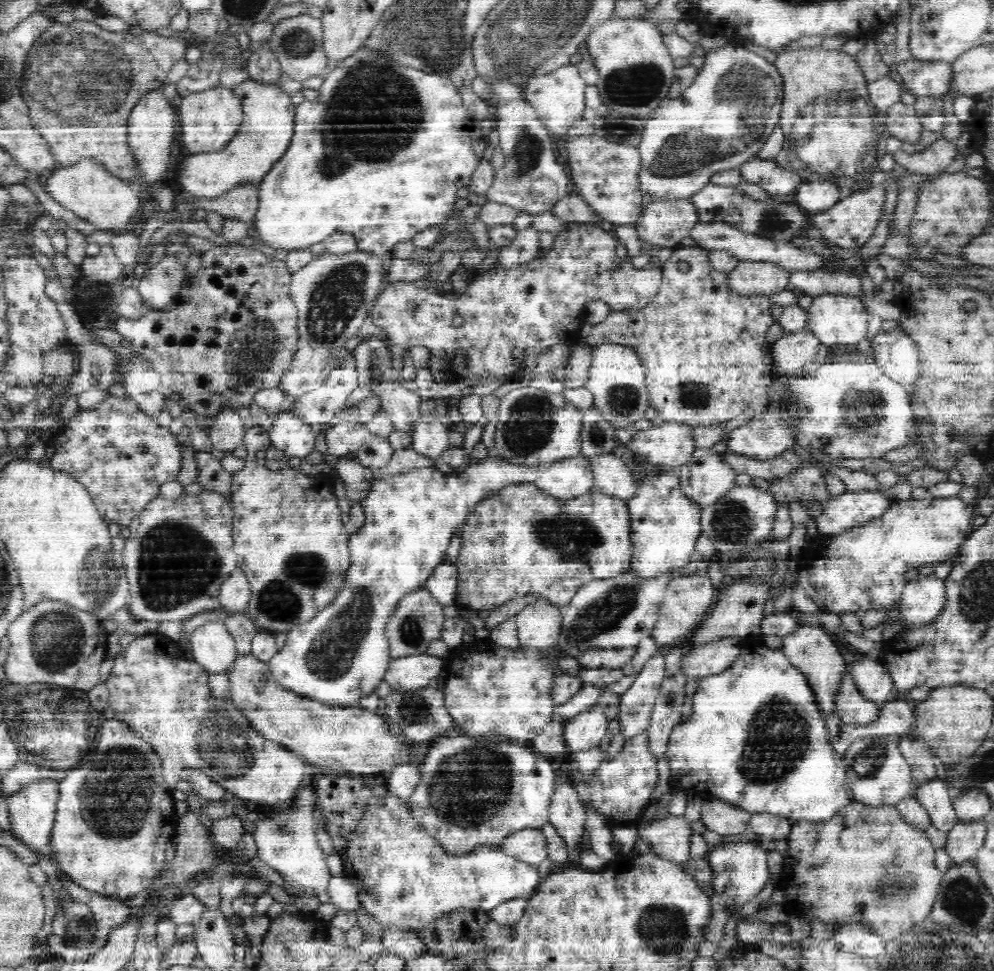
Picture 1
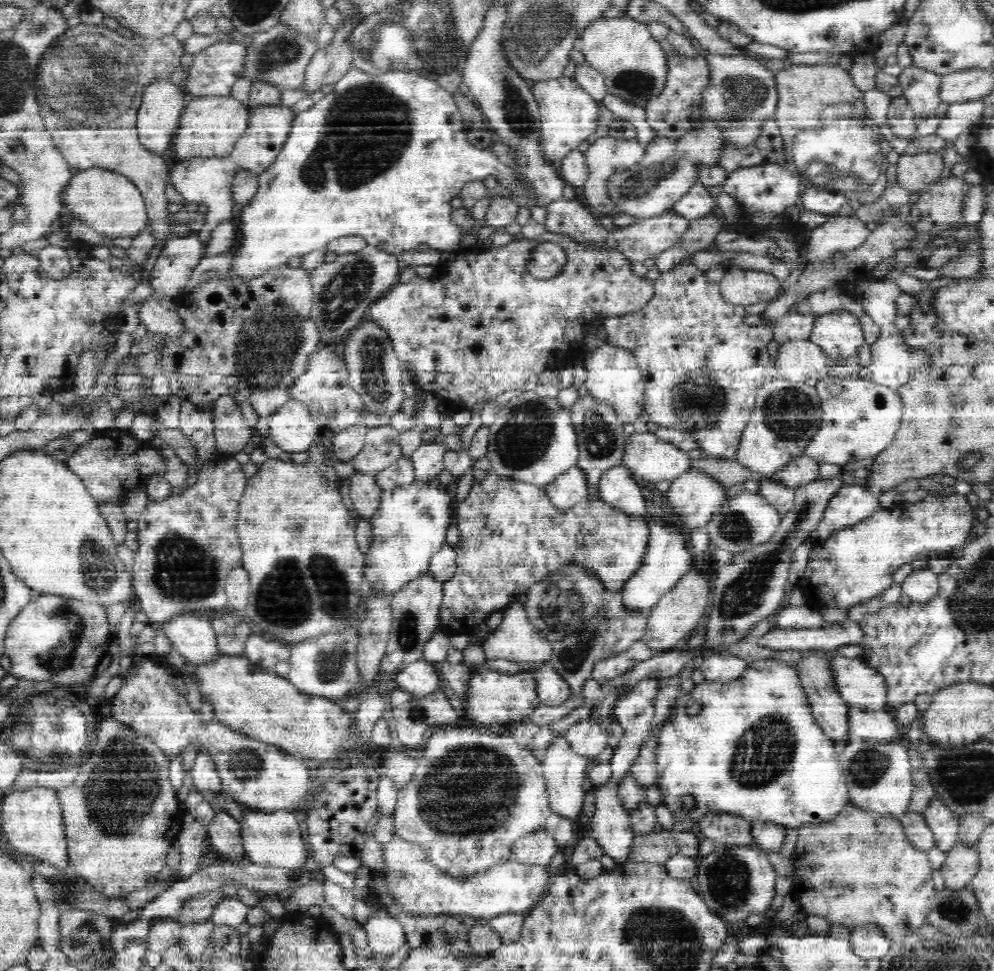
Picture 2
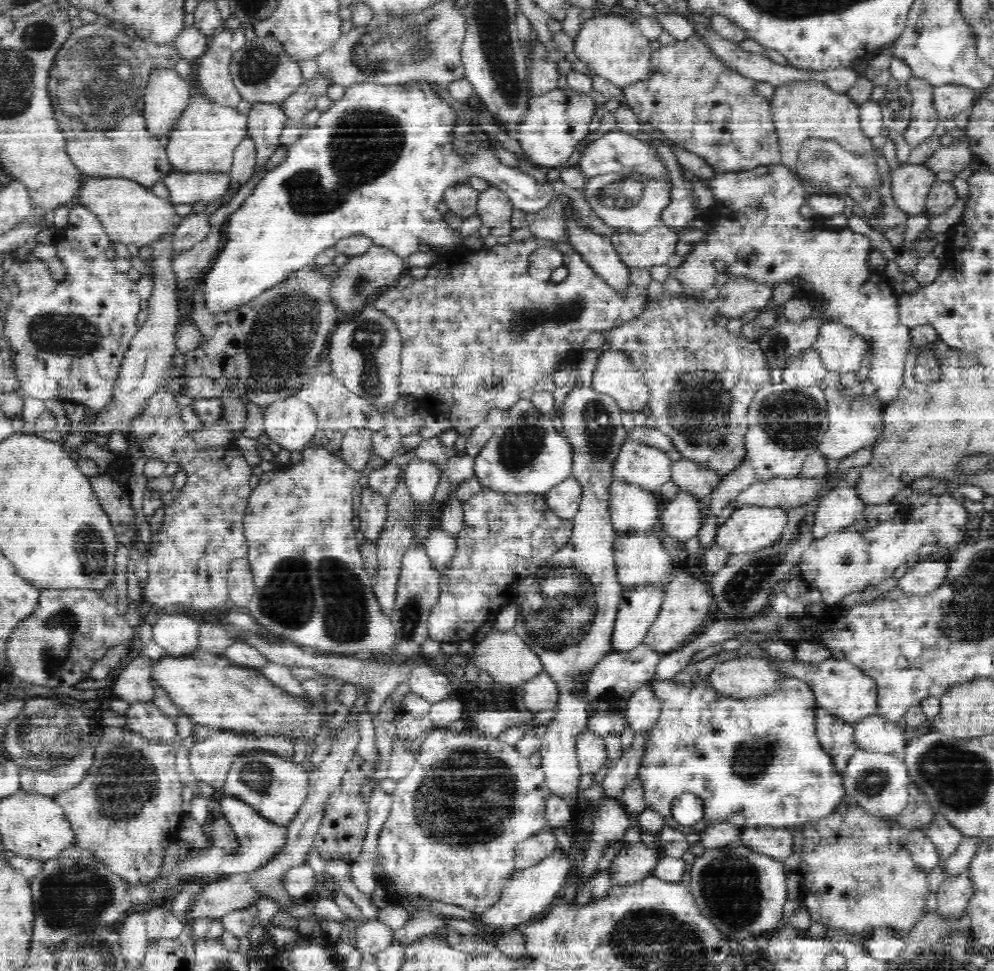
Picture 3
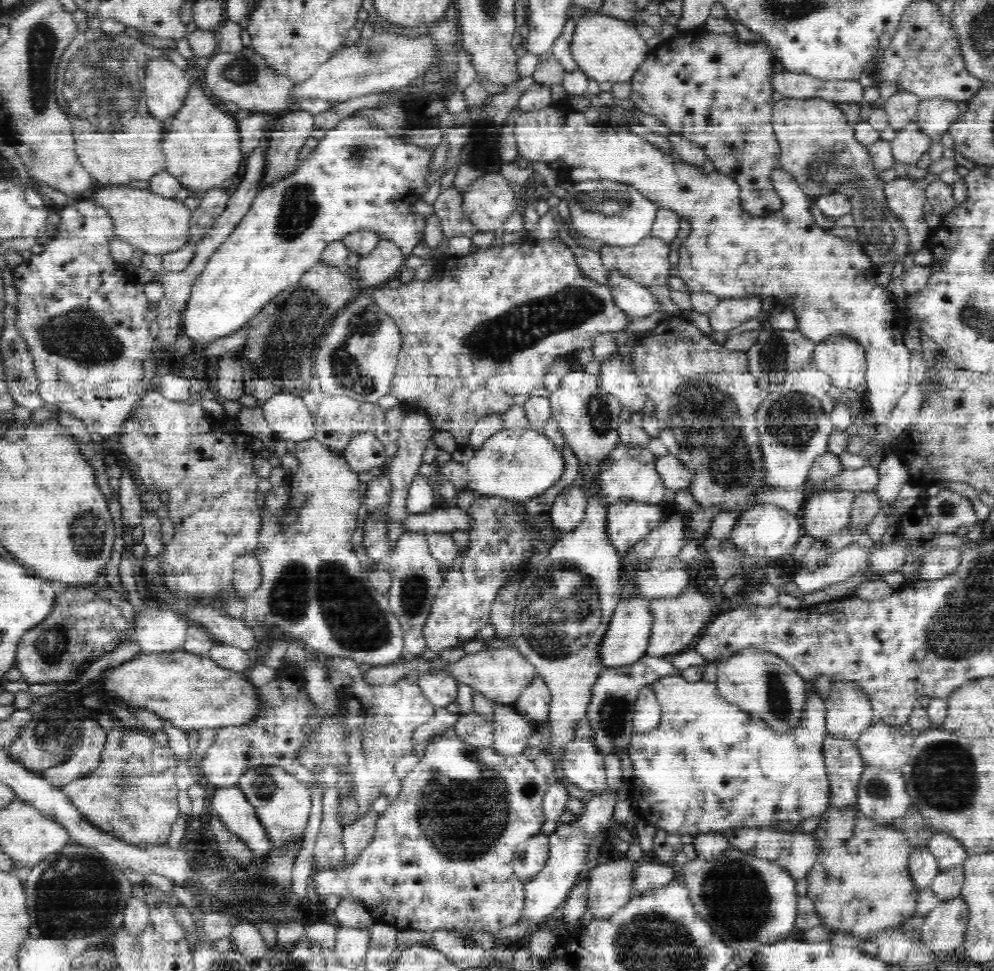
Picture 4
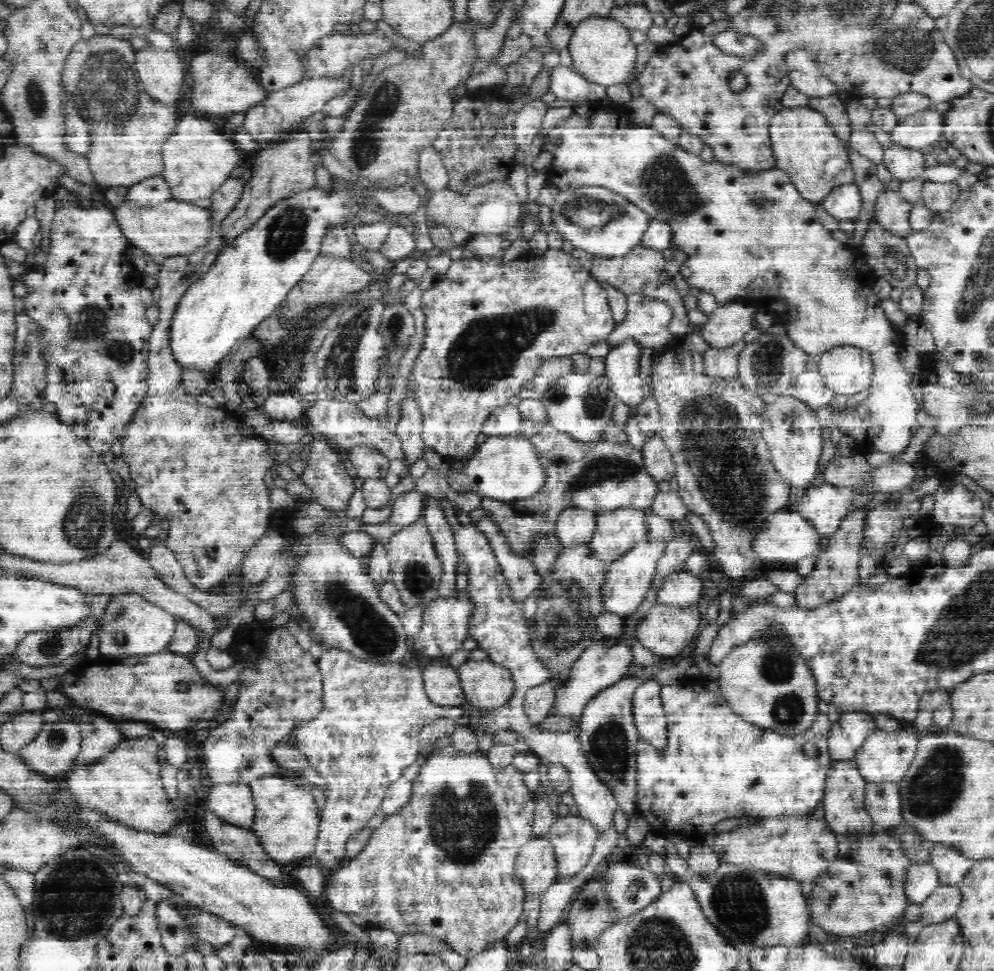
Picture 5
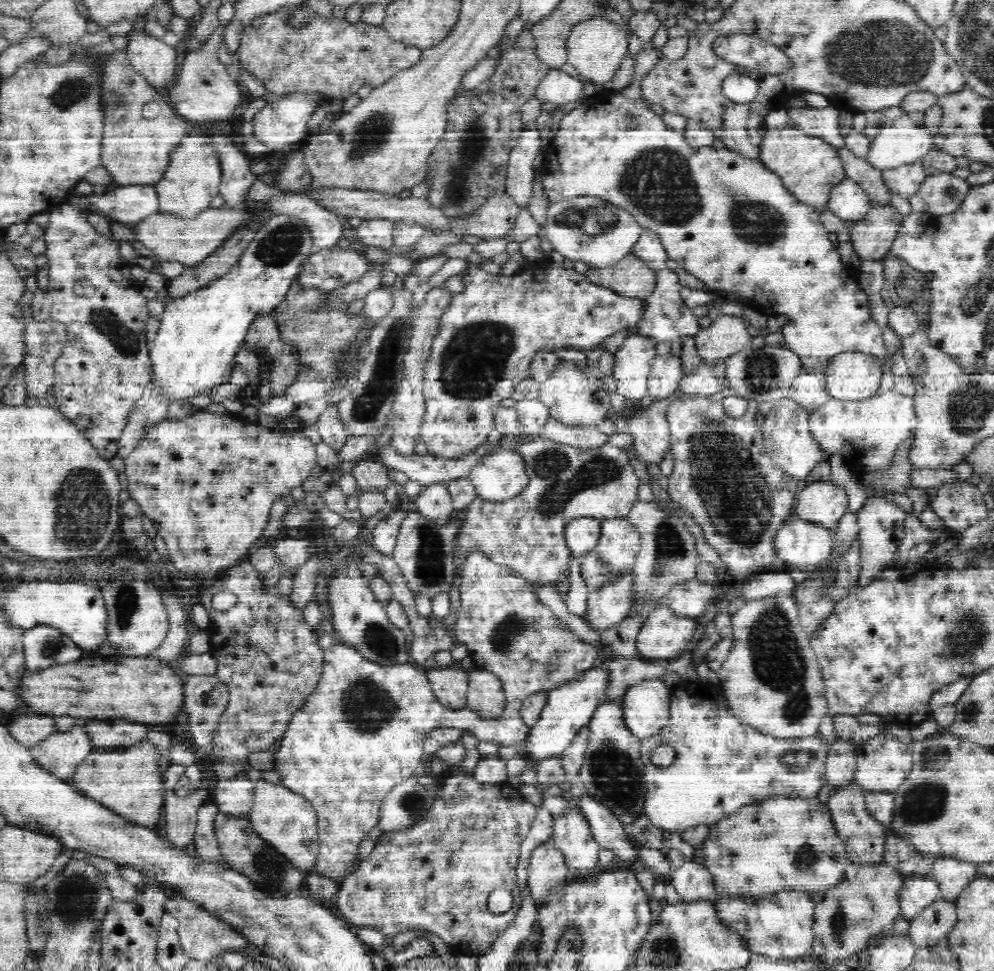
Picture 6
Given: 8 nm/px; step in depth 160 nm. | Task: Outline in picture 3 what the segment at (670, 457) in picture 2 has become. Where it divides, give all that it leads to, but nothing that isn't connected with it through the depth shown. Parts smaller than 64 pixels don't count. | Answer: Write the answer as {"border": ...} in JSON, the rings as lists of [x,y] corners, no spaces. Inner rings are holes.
{"border":[[[629,439],[616,459],[613,476],[654,491],[671,480],[674,464],[666,451]]]}

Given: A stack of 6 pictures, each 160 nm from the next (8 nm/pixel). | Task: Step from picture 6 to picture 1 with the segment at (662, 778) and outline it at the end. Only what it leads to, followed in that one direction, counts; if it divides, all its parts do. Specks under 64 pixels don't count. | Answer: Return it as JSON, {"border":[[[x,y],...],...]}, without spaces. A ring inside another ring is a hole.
{"border":[[[759,631],[736,638],[737,654],[732,658],[732,662],[724,670],[698,681],[698,687],[693,695],[693,713],[689,719],[674,727],[667,744],[666,754],[672,770],[672,787],[691,790],[703,795],[705,799],[710,797],[722,798],[724,801],[741,807],[751,814],[766,812],[792,821],[828,821],[828,818],[832,818],[832,814],[836,814],[836,810],[840,806],[848,806],[850,802],[856,800],[854,792],[850,790],[850,786],[846,782],[848,772],[846,772],[844,766],[843,756],[836,753],[832,748],[826,713],[823,712],[823,707],[819,705],[818,694],[815,693],[814,686],[811,686],[810,678],[790,661],[782,648],[772,649],[764,645],[763,637],[764,634]]]}

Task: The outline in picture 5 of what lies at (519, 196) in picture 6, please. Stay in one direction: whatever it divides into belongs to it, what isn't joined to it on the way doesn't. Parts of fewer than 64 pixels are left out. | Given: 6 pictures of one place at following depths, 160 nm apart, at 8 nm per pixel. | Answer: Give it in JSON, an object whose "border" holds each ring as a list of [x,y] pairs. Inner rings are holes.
{"border":[[[540,97],[524,102],[518,112],[518,116],[516,116],[516,126],[514,126],[519,146],[523,147],[524,144],[528,146],[532,143],[534,136],[538,134],[538,130],[542,126],[542,120],[544,120],[544,115],[548,110],[548,104],[542,102]]]}

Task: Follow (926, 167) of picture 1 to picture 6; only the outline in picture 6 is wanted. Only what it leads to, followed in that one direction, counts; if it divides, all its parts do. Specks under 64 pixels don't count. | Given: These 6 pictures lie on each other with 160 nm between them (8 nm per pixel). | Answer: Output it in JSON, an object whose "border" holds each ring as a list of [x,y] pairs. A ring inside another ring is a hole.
{"border":[[[877,204],[850,226],[851,243],[863,261],[880,261],[903,228],[902,214],[892,205]]]}

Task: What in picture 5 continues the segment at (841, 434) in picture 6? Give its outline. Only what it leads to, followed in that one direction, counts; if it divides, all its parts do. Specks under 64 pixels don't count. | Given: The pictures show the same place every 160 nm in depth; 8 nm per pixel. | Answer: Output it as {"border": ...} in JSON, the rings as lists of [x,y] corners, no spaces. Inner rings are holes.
{"border":[[[601,108],[597,113],[589,117],[582,117],[576,113],[572,113],[567,118],[558,121],[554,128],[550,128],[546,134],[542,134],[541,136],[536,134],[532,143],[539,139],[541,139],[539,147],[540,152],[550,152],[553,156],[553,163],[546,172],[547,181],[552,182],[562,190],[580,188],[580,186],[584,186],[584,184],[607,186],[614,190],[614,192],[619,192],[632,202],[635,202],[637,206],[645,210],[652,219],[663,218],[667,220],[673,232],[671,248],[677,247],[679,250],[682,250],[682,252],[685,252],[689,258],[686,268],[682,268],[682,276],[690,287],[696,287],[699,290],[711,292],[718,300],[718,303],[721,304],[730,301],[742,301],[746,303],[746,300],[748,300],[748,304],[750,304],[750,300],[758,300],[758,298],[782,300],[782,302],[786,302],[788,306],[794,306],[794,308],[798,306],[798,316],[808,316],[808,314],[812,316],[812,314],[820,312],[818,308],[824,306],[824,310],[826,310],[826,316],[824,316],[824,318],[816,318],[816,322],[812,322],[812,320],[794,320],[794,334],[788,333],[788,337],[790,337],[802,351],[810,352],[810,354],[814,354],[814,356],[818,356],[818,354],[824,353],[826,350],[831,350],[834,346],[858,346],[870,353],[871,360],[873,361],[873,378],[869,387],[866,388],[868,390],[867,398],[857,406],[855,411],[846,410],[845,415],[834,417],[834,413],[832,413],[832,408],[830,406],[817,409],[821,425],[831,428],[835,422],[839,422],[839,430],[841,430],[843,434],[844,432],[850,432],[850,435],[854,435],[854,437],[858,439],[857,455],[859,456],[875,451],[887,453],[889,456],[897,456],[904,453],[906,448],[910,446],[911,433],[909,431],[915,421],[914,416],[916,416],[918,407],[916,399],[913,397],[912,390],[910,389],[912,376],[906,372],[906,368],[904,368],[904,364],[902,364],[902,358],[900,358],[900,352],[904,350],[903,336],[901,331],[886,318],[886,314],[884,314],[884,310],[882,310],[882,300],[872,291],[872,287],[878,276],[870,266],[868,266],[863,255],[858,256],[858,254],[851,252],[847,244],[833,238],[832,232],[822,227],[822,223],[820,223],[819,218],[816,217],[818,216],[816,213],[817,204],[804,198],[803,195],[800,194],[795,183],[792,182],[790,174],[785,170],[774,168],[760,173],[758,177],[744,178],[737,176],[736,169],[732,168],[732,166],[720,163],[716,160],[707,163],[699,156],[694,156],[694,154],[686,152],[686,150],[674,144],[673,141],[665,139],[660,133],[652,129],[651,126],[635,125],[631,122],[631,119],[628,120],[628,118],[624,118],[624,116],[620,116],[620,126],[618,126],[618,113],[605,112]],[[756,194],[761,194],[761,198],[767,202],[767,205],[762,205],[761,207],[752,205],[752,198],[754,198]]]}

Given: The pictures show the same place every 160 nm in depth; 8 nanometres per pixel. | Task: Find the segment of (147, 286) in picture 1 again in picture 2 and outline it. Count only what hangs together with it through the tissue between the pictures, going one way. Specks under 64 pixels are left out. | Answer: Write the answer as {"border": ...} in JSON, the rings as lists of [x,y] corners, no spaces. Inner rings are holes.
{"border":[[[194,233],[187,237],[170,236],[167,238],[150,272],[150,278],[148,278],[150,288],[154,290],[153,294],[166,300],[178,299],[179,295],[185,291],[192,271],[198,266],[200,259],[204,256],[202,252],[202,243],[196,239]]]}

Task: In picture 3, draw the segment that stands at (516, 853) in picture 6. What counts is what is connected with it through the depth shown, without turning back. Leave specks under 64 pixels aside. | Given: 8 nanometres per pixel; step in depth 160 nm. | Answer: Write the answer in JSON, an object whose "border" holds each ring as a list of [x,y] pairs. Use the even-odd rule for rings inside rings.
{"border":[[[440,727],[429,730],[424,739],[419,742],[421,744],[420,752],[416,757],[415,765],[404,779],[397,782],[397,788],[391,797],[390,814],[379,836],[378,852],[383,858],[383,876],[388,887],[390,904],[397,903],[395,895],[398,891],[407,891],[423,895],[431,900],[448,904],[455,903],[475,912],[484,910],[484,906],[496,902],[497,888],[504,882],[508,872],[516,867],[514,866],[515,853],[519,843],[547,828],[547,802],[548,798],[553,797],[553,795],[546,787],[545,776],[541,767],[530,765],[529,757],[522,756],[514,744],[503,743],[497,737],[484,737],[482,734],[472,733],[467,729],[456,732],[456,730],[449,730],[448,727]],[[308,862],[295,865],[282,874],[282,887],[288,896],[295,900],[306,900],[317,890],[318,884],[315,881],[315,872]]]}

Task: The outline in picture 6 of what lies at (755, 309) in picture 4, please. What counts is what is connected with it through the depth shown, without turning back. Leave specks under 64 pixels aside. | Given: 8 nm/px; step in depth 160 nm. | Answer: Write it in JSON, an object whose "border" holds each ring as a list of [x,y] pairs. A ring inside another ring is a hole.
{"border":[[[718,315],[712,319],[708,328],[700,328],[696,336],[696,347],[701,358],[706,358],[708,363],[718,361],[718,358],[729,357],[731,354],[743,350],[751,340],[754,331],[740,315]]]}

